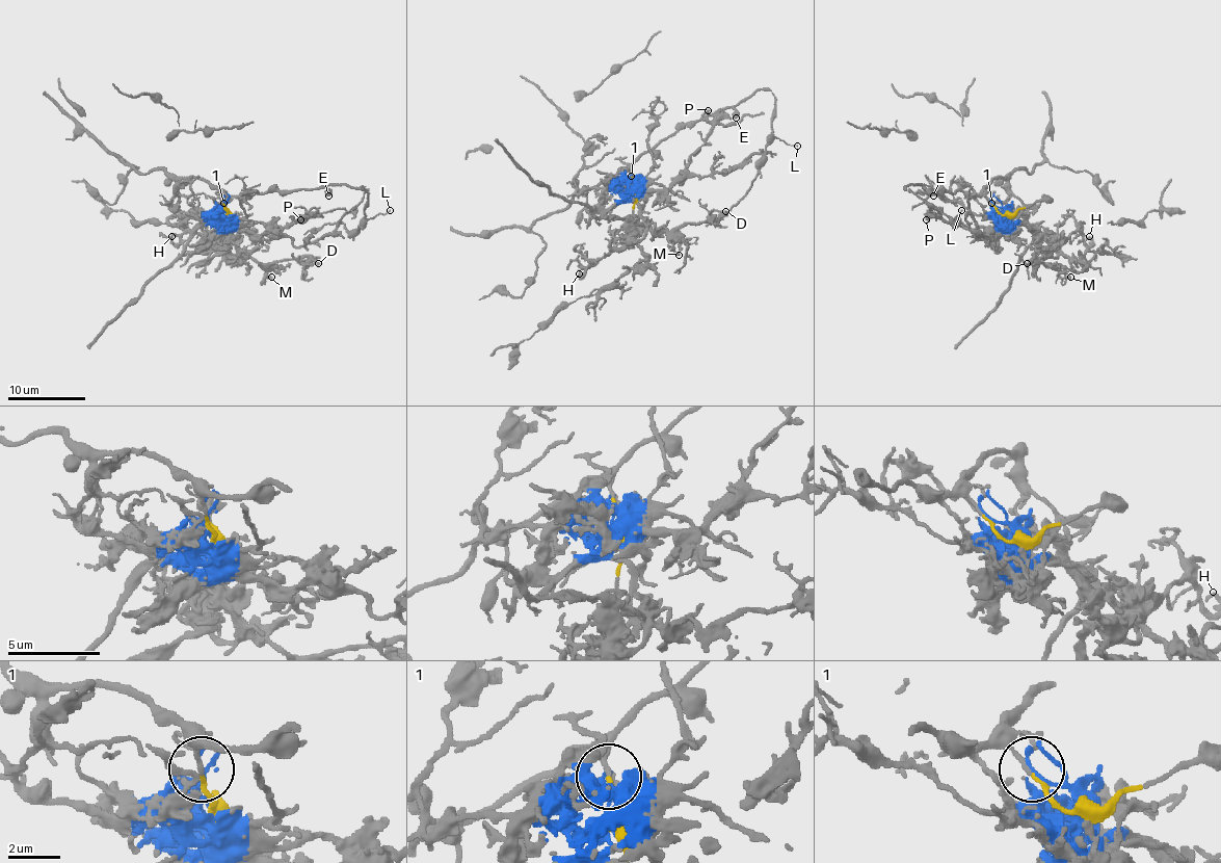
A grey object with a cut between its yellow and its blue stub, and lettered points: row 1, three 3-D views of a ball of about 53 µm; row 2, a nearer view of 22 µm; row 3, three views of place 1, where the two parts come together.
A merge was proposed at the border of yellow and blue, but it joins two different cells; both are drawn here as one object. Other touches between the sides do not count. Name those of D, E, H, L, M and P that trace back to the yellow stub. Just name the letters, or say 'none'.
E, L

